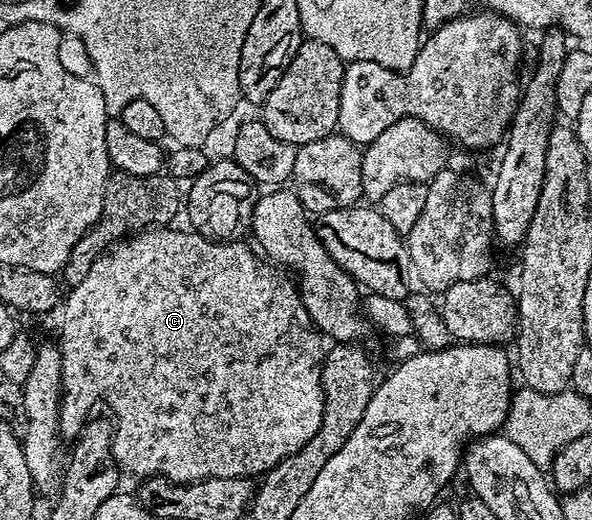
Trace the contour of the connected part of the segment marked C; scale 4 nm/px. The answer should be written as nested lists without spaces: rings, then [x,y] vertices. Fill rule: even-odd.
[[[176,228],[141,229],[131,237],[116,242],[93,263],[90,271],[86,271],[86,279],[82,279],[82,283],[67,290],[62,301],[64,314],[60,317],[58,338],[62,357],[60,432],[65,438],[79,437],[84,424],[93,416],[92,408],[99,401],[105,401],[112,408],[110,417],[114,422],[112,458],[125,474],[133,473],[136,479],[164,477],[168,481],[177,481],[180,485],[188,485],[192,481],[205,481],[211,477],[256,479],[278,463],[282,463],[282,459],[294,455],[294,451],[310,443],[310,439],[314,439],[324,414],[322,367],[326,341],[320,330],[312,324],[300,298],[299,288],[291,280],[283,281],[271,264],[261,260],[251,244],[244,245],[243,240],[211,241],[201,233],[189,231],[187,228]]]

